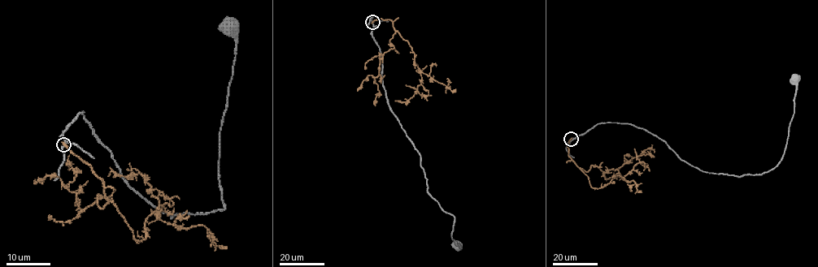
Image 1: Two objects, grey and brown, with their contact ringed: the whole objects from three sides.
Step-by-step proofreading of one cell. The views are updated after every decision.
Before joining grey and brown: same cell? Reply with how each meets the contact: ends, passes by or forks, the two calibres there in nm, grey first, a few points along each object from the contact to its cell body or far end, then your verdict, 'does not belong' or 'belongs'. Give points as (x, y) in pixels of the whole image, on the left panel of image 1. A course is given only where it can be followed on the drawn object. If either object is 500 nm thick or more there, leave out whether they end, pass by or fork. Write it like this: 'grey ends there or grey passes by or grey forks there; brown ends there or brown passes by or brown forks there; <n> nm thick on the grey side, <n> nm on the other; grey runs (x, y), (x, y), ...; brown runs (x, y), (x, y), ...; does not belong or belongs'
grey passes by; brown ends there; 200 nm thick on the grey side, 360 nm on the other; grey runs (63, 144), (83, 112), (119, 174), (158, 211), (222, 210), (230, 27); brown runs (63, 144), (97, 174), (137, 239), (145, 239), (145, 220), (159, 215), (148, 177), (107, 176); does not belong

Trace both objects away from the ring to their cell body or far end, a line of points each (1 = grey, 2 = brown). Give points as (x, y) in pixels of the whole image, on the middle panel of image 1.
1: (372, 22), (389, 108), (420, 156), (428, 192), (454, 218), (451, 238), (461, 247), (457, 245)
2: (372, 22), (380, 19), (393, 23), (410, 44), (420, 72), (415, 94), (406, 101), (395, 101)

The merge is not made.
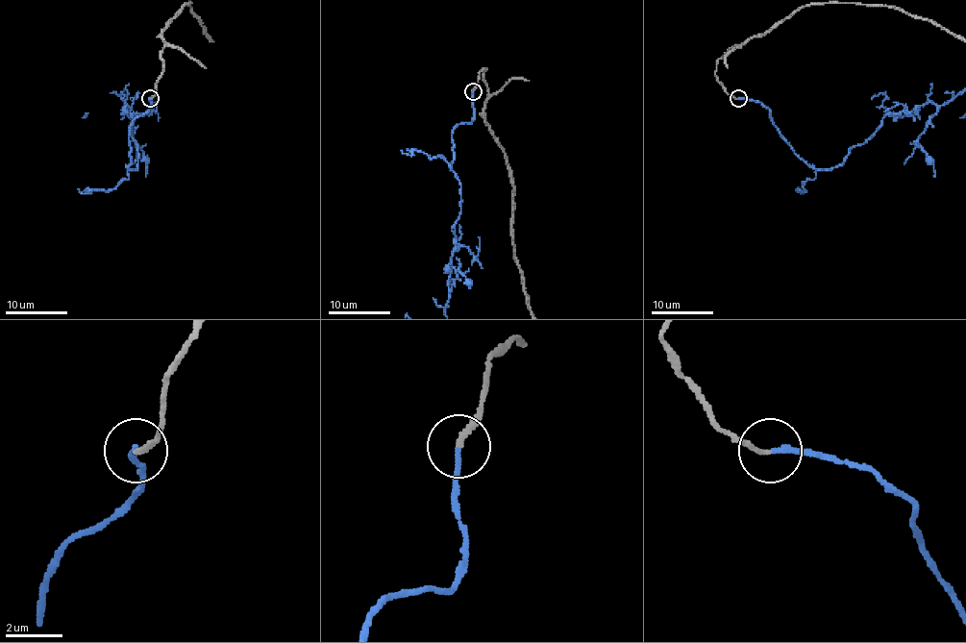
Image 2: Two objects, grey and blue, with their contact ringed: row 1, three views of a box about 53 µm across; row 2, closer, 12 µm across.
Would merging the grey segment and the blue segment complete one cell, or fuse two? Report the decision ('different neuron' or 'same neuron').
same neuron

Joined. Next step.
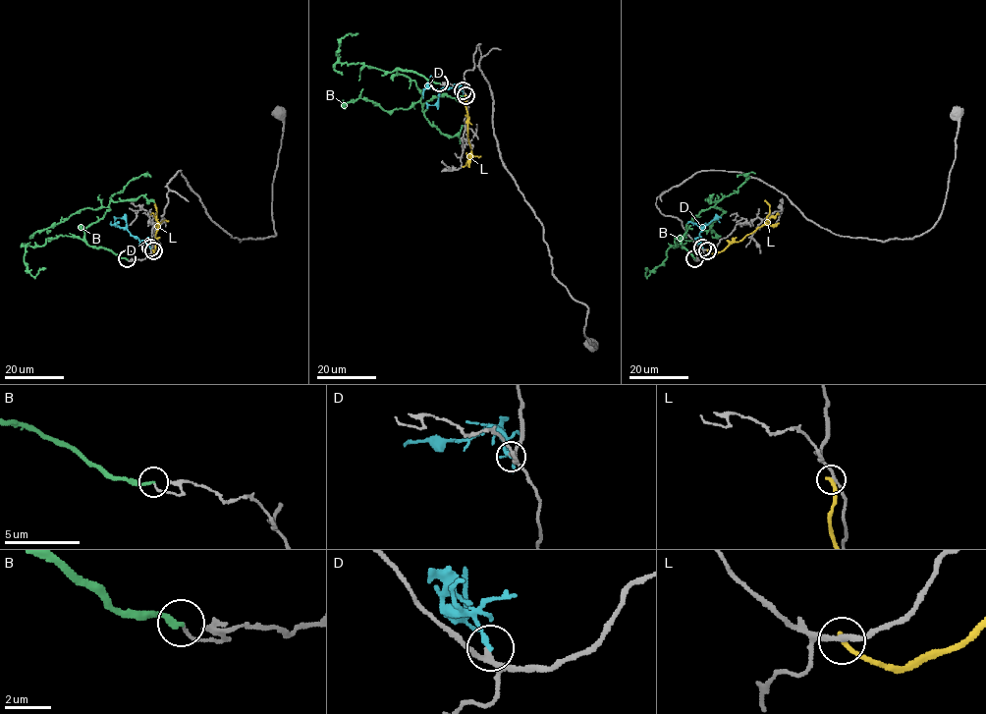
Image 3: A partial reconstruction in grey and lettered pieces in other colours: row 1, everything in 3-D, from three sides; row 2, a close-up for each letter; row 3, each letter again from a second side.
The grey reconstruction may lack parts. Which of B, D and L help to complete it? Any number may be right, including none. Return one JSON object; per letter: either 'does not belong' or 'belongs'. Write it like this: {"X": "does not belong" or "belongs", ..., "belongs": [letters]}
{"B": "does not belong", "D": "does not belong", "L": "does not belong", "belongs": []}

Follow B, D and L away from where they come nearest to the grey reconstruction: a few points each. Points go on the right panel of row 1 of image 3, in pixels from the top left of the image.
B: (694, 259), (682, 245), (685, 226), (706, 209), (721, 208), (723, 213), (710, 227), (715, 234), (712, 236)
D: (702, 247), (697, 243), (702, 227), (717, 217), (720, 222)
L: (707, 250), (717, 253), (722, 251), (760, 227), (769, 213), (769, 205), (764, 200)

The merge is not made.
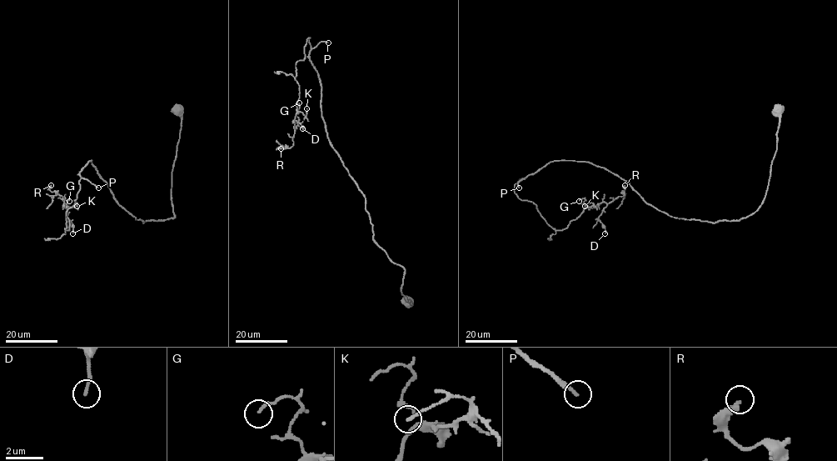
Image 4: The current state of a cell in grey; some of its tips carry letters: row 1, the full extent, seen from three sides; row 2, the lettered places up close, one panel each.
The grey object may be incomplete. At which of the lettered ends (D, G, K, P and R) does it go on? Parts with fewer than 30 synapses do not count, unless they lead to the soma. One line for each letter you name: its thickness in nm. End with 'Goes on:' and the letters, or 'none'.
P: 200 nm thick
Goes on: P

